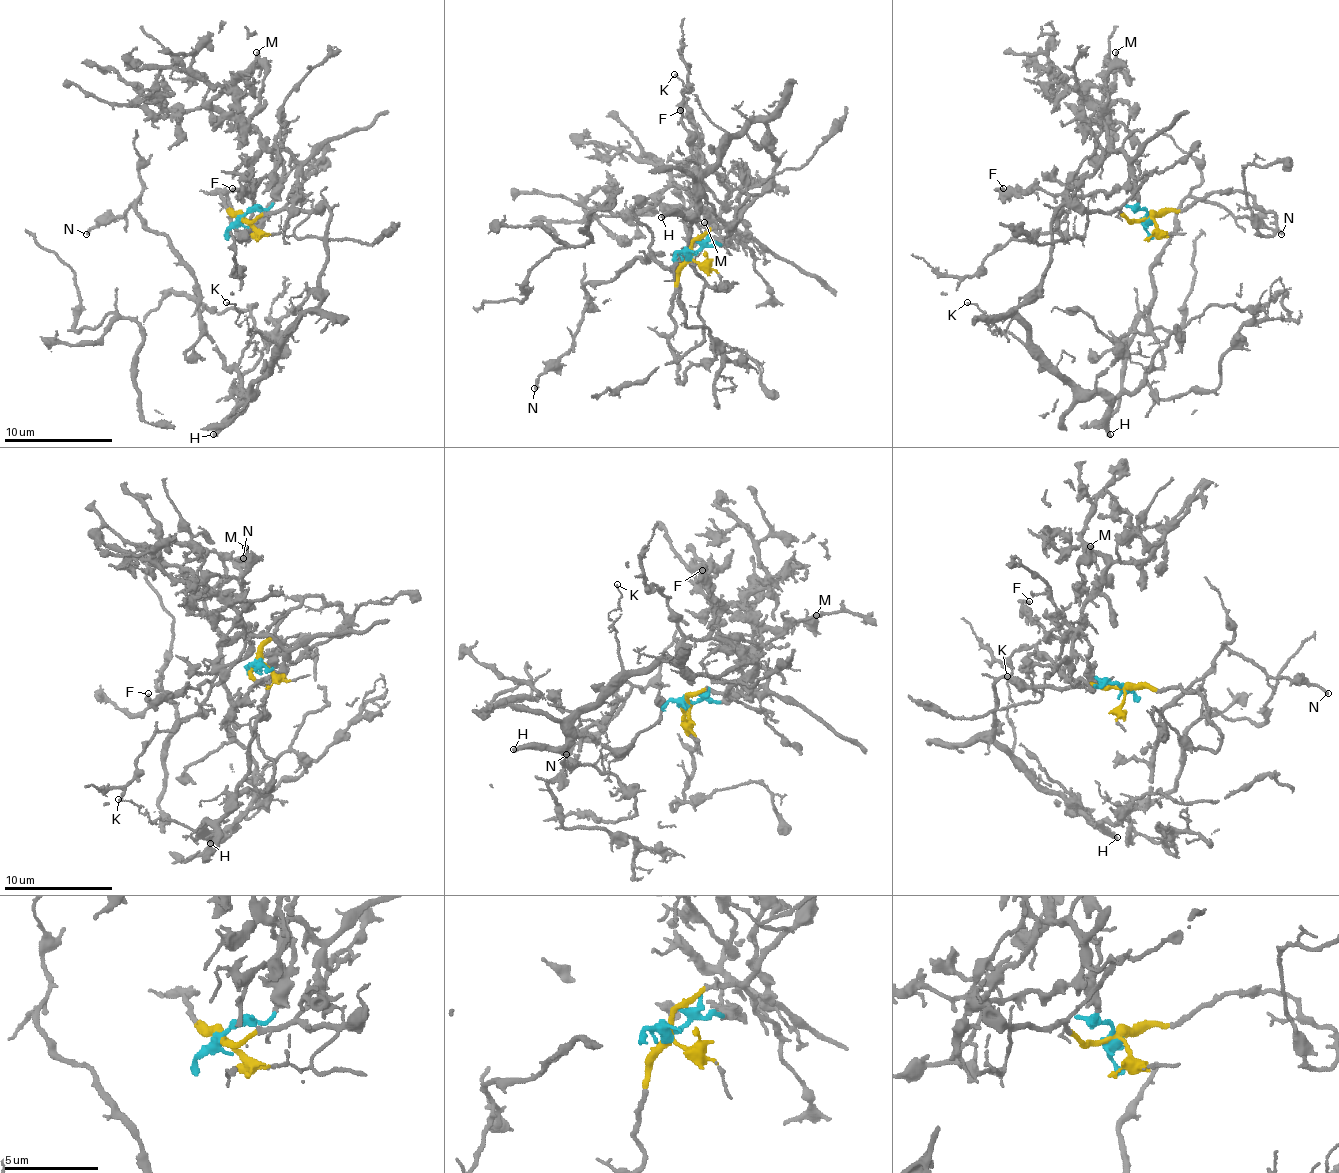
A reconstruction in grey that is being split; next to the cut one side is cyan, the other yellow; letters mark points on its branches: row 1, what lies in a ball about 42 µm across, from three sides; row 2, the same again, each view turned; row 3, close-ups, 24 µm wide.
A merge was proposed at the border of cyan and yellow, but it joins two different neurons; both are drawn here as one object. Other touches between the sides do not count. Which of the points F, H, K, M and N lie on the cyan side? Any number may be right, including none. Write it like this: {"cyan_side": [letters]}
{"cyan_side": ["F", "M"]}

